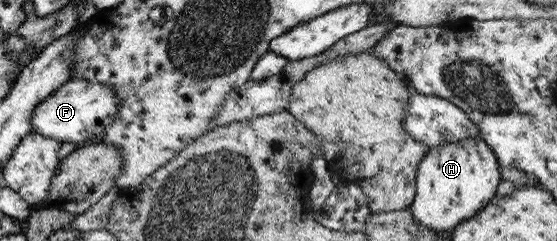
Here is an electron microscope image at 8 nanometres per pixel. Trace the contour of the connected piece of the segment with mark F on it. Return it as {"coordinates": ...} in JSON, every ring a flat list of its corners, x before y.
{"coordinates":[[72,78,39,101,32,110,31,131,60,141,78,143,85,139,96,140,119,113,119,99,112,86,94,80]]}

